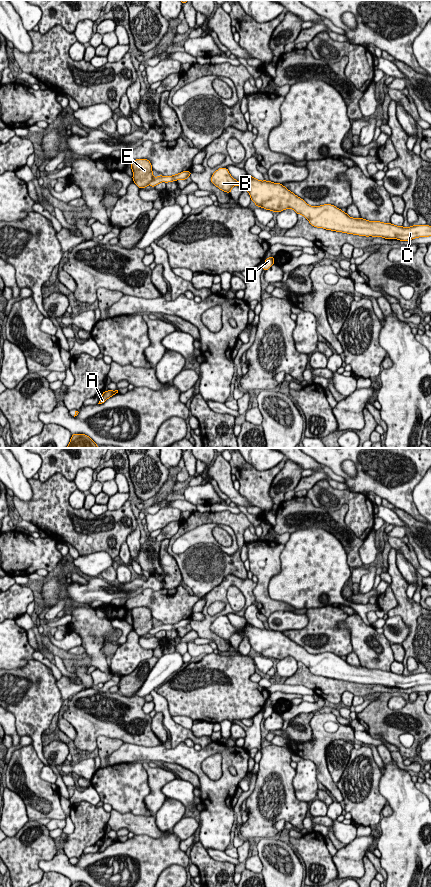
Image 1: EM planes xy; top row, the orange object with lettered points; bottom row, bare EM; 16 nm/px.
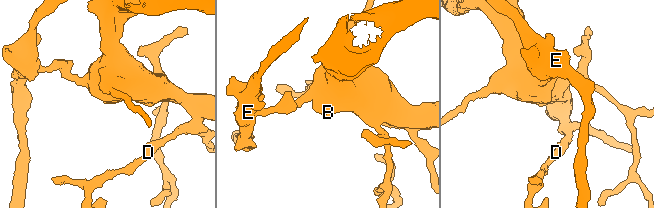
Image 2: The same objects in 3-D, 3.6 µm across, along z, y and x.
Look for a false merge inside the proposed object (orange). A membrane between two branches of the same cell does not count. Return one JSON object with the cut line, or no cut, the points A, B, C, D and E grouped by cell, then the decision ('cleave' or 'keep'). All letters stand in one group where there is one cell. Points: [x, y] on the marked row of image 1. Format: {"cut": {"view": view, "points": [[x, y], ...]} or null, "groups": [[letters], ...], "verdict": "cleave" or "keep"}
{"cut": {"view": "xy", "points": [[154, 178], [149, 182]]}, "groups": [["A", "E"], ["B", "C", "D"]], "verdict": "cleave"}

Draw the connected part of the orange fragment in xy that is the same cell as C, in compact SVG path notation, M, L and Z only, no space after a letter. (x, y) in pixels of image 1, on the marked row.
M219 168L215 171L211 177L211 182L227 193L231 193L231 189L235 185L239 185L242 191L246 189L249 192L251 200L257 207L278 213L291 208L297 214L302 214L312 226L318 228L401 241L431 236L431 226L429 225L414 225L404 228L391 223L352 218L331 204L310 206L285 188L283 184L266 180L260 181L248 174L238 182L230 175L227 168Z

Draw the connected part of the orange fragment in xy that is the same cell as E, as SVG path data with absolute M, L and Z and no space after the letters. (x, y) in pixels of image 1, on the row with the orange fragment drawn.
M136 159L131 161L131 168L133 171L132 179L140 189L147 187L154 179L151 163L147 159Z

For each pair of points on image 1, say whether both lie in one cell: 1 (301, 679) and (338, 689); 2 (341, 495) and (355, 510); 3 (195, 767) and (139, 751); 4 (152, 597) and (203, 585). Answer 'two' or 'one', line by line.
1: one
2: one
3: one
4: one

